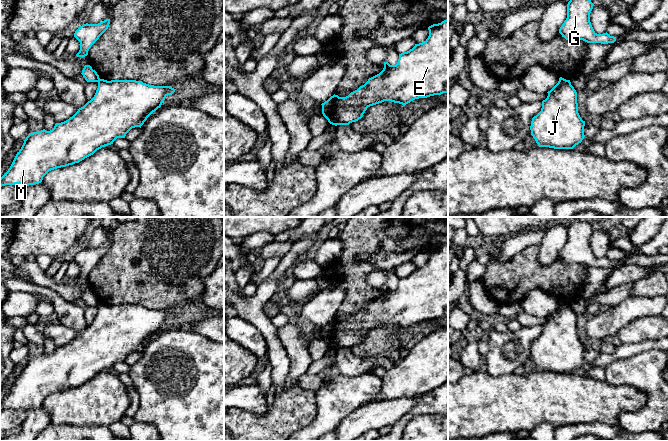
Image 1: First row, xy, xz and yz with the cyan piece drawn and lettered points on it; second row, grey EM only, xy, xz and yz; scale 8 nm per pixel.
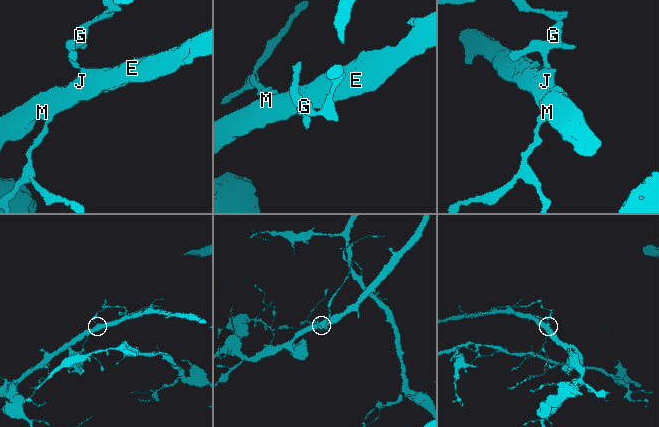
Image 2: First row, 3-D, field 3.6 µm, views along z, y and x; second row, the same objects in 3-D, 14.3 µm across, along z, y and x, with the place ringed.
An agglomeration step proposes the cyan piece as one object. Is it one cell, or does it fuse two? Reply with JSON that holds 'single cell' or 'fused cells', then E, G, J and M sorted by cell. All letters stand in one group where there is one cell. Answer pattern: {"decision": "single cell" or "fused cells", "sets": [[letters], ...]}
{"decision": "fused cells", "sets": [["E", "J", "M"], ["G"]]}

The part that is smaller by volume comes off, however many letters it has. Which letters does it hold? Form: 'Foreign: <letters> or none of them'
Foreign: G

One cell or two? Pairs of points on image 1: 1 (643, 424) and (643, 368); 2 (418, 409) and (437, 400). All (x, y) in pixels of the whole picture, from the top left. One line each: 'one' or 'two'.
1: one
2: one

